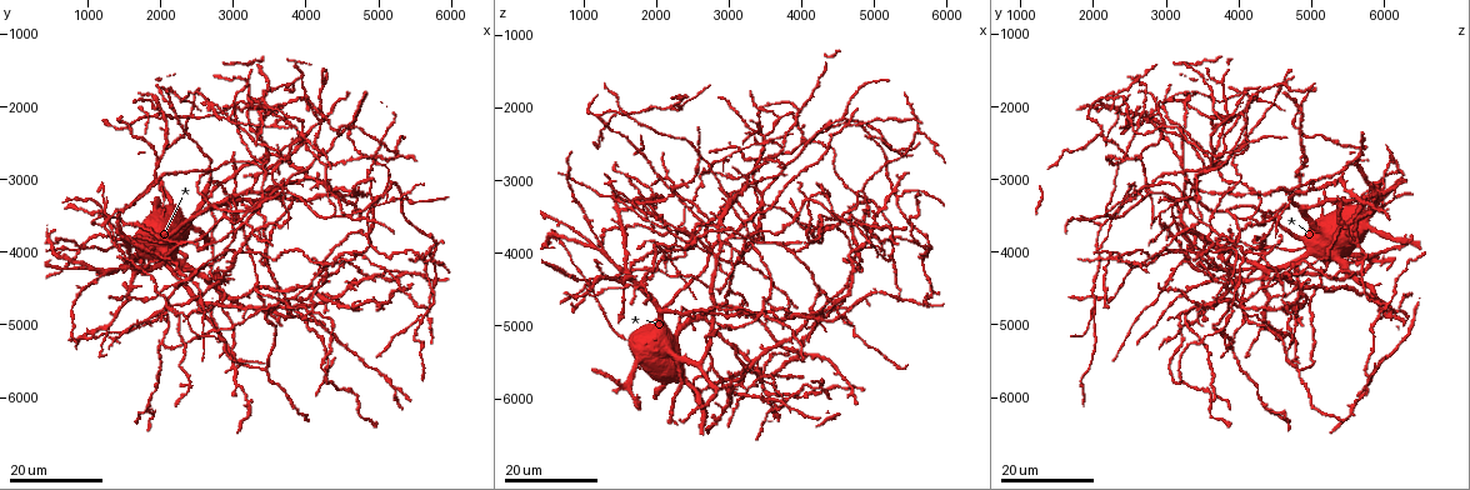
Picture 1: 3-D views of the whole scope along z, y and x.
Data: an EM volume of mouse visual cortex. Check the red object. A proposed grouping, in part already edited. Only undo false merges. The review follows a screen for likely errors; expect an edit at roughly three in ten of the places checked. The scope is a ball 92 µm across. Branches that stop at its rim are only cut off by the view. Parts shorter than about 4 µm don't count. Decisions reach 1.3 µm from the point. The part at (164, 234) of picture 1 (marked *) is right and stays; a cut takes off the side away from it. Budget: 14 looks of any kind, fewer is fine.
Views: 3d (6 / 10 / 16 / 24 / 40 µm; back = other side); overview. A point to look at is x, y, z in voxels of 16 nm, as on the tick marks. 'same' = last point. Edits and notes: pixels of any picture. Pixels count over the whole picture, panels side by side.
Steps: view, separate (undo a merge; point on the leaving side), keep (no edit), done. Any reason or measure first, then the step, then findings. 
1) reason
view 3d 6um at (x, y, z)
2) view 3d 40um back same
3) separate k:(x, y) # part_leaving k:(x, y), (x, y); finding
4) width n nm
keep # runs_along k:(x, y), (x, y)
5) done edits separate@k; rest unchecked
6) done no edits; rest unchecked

three arms meet
view 3d 16um at (3200, 3600, 3100)

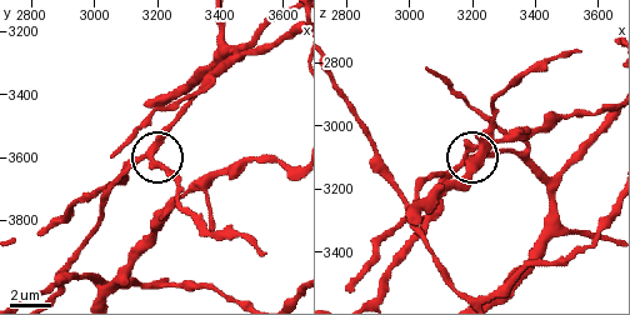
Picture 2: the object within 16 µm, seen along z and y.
zoom in
view 3d 6um at (3170, 3590, 3110)

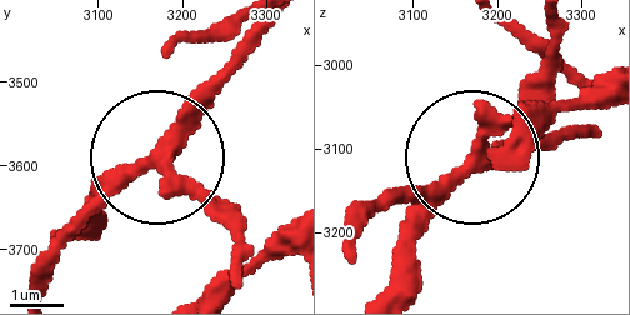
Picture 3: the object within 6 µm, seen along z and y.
side_arm 10 um
keep # runs_along 3:(598, 131), (481, 150), (553, 69); all the same neuron

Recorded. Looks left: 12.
thin arm on a thick one
view 3d 16um at (4100, 4850, 3250)

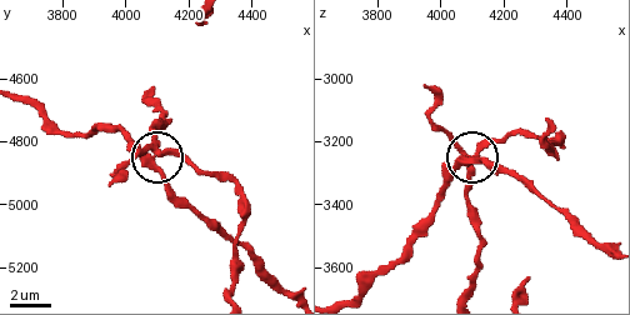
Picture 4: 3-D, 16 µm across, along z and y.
closer look
view 3d 10um at (4080, 4850, 3260)

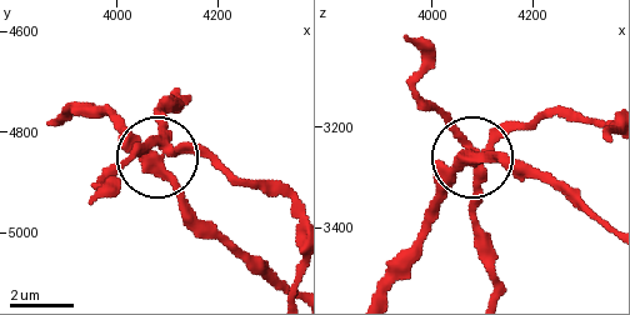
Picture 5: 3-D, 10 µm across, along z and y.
side_arm 34 um
keep # runs_along 5:(379, 293), (433, 195), (468, 155), (530, 163); all the same neuron

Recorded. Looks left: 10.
branch point
view 3d 24um at (4350, 3500, 2200)

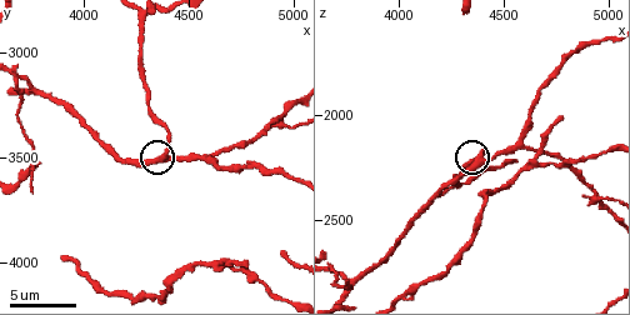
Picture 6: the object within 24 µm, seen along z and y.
view 3d 10um at (4400, 3490, 2180)

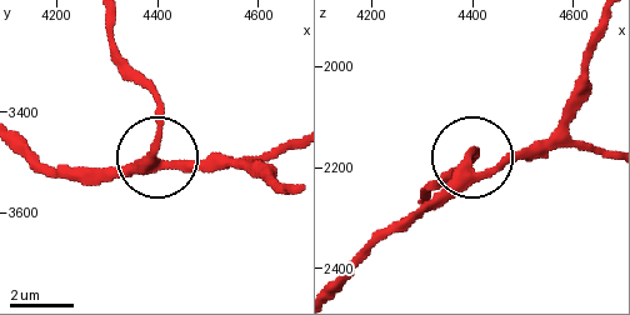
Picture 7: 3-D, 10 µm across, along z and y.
keep # runs_along 7:(24, 146), (64, 170), (136, 168), (161, 130), (153, 84); all the same neuron

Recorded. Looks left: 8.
side arm on a straight run
view 3d 24um at (3950, 2350, 2100)

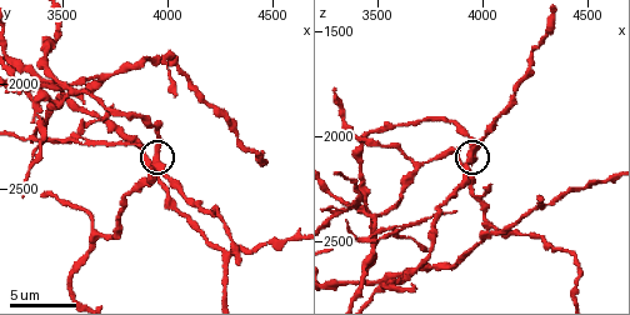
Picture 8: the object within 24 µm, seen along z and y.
zoom in
view 3d 10um at (3960, 2350, 2120)

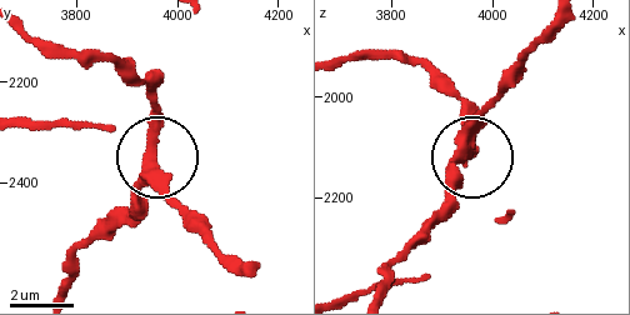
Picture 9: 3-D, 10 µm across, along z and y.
side_arm 29 um; arms 3
keep # continuous, no second neuron

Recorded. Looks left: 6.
three arms meet
view 3d 24um at (3700, 3150, 2700)

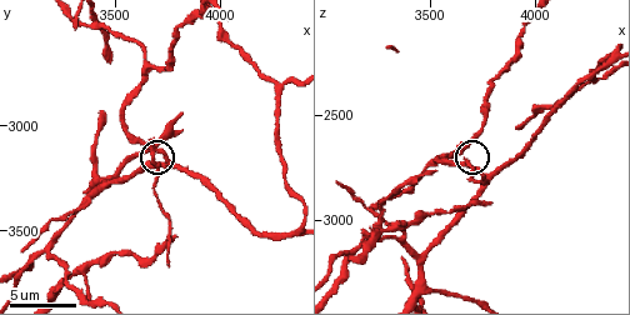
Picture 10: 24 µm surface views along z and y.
view 3d 6um at (3680, 3120, 2720)

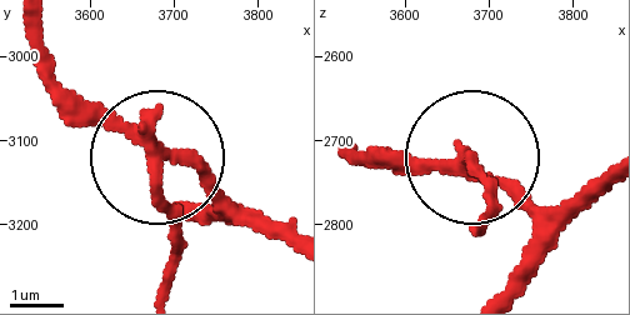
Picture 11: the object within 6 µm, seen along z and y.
separate 11:(174, 265) # part_leaving 11:(164, 199), (178, 248), (164, 288); a second neuron is stuck on

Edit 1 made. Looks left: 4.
view overview

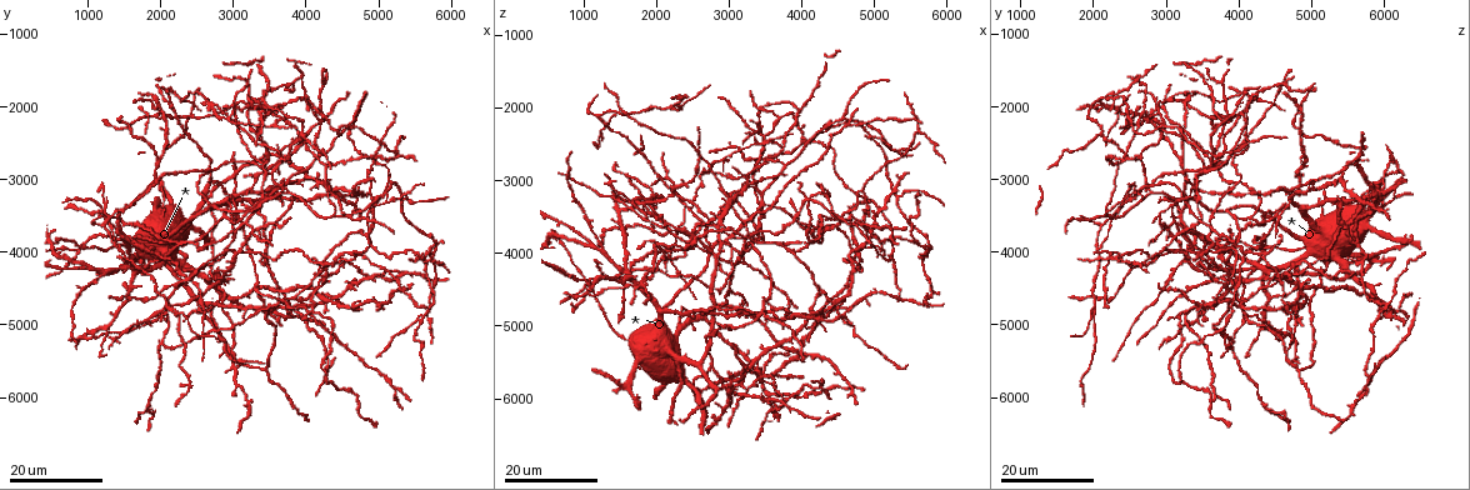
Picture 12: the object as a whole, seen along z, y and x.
looks like a crossing
view 3d 24um at (5550, 4950, 3850)

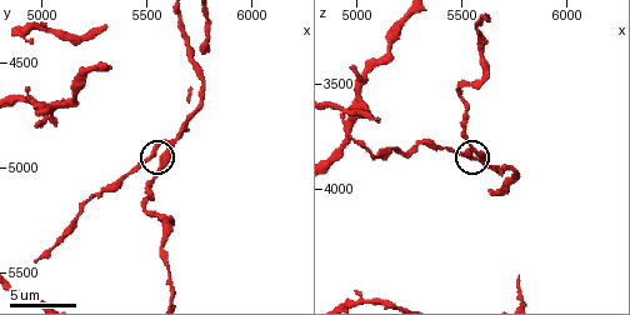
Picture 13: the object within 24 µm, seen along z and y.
view 3d 10um same

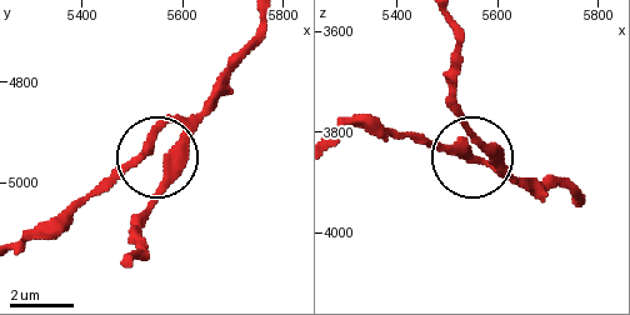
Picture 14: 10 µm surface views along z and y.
side_arm 14 um
keep # runs_along 14:(266, 23), (250, 55), (194, 111), (84, 198); continuous, no second neuron

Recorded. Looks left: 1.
done edits separate@11; rest unchecked

